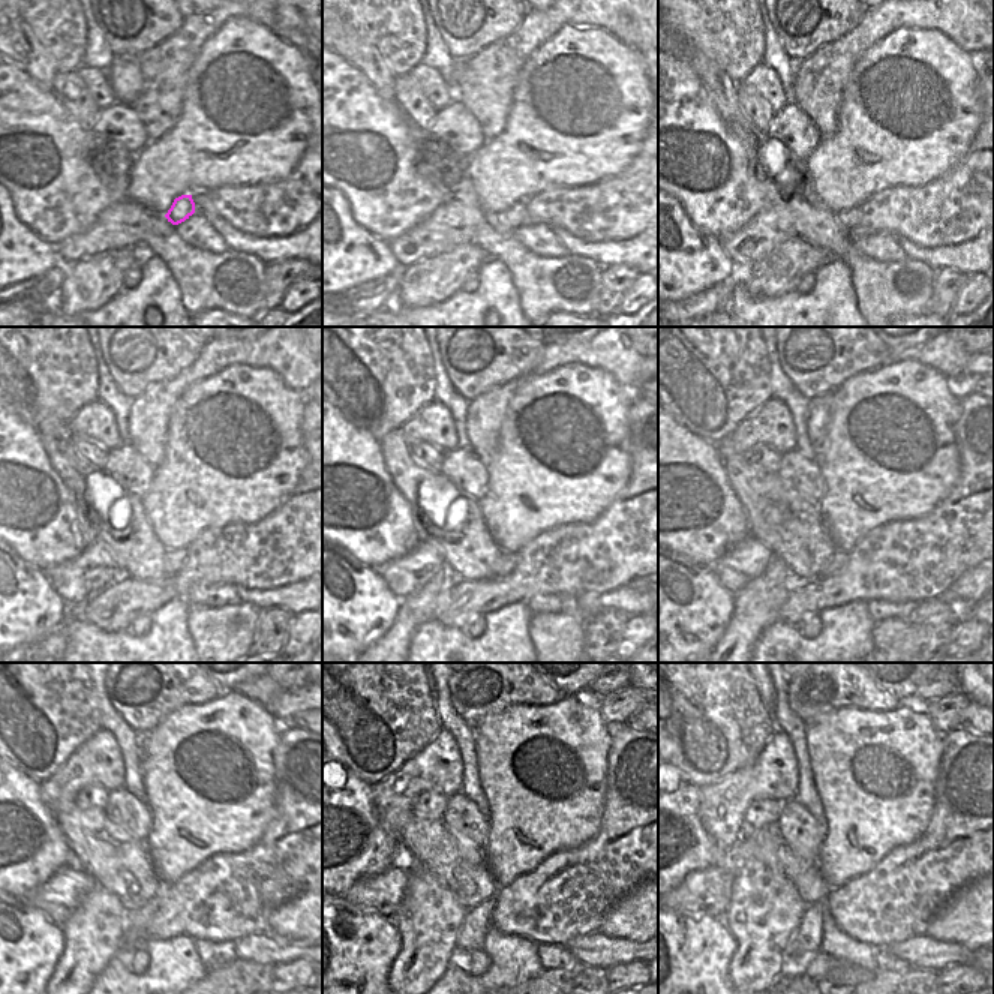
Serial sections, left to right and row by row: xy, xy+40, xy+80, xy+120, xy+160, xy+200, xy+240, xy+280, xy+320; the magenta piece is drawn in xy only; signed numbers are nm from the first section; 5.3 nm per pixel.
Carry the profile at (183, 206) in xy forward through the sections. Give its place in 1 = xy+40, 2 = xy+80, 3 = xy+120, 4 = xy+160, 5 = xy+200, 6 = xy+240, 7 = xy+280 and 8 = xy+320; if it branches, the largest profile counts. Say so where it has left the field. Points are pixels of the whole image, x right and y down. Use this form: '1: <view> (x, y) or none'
1: xy+40 (516, 216)
2: xy+80 (847, 219)
3: xy+120 (174, 559)
4: xy+160 (505, 562)
5: xy+200 (840, 558)
6: xy+240 (137, 922)
7: xy+280 (477, 921)
8: xy+320 (807, 939)

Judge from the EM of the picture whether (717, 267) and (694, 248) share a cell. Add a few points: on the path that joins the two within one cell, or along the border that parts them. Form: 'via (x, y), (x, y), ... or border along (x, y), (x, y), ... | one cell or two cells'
via (711, 264), (700, 254) | one cell

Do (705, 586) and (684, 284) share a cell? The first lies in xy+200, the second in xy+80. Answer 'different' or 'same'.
same

